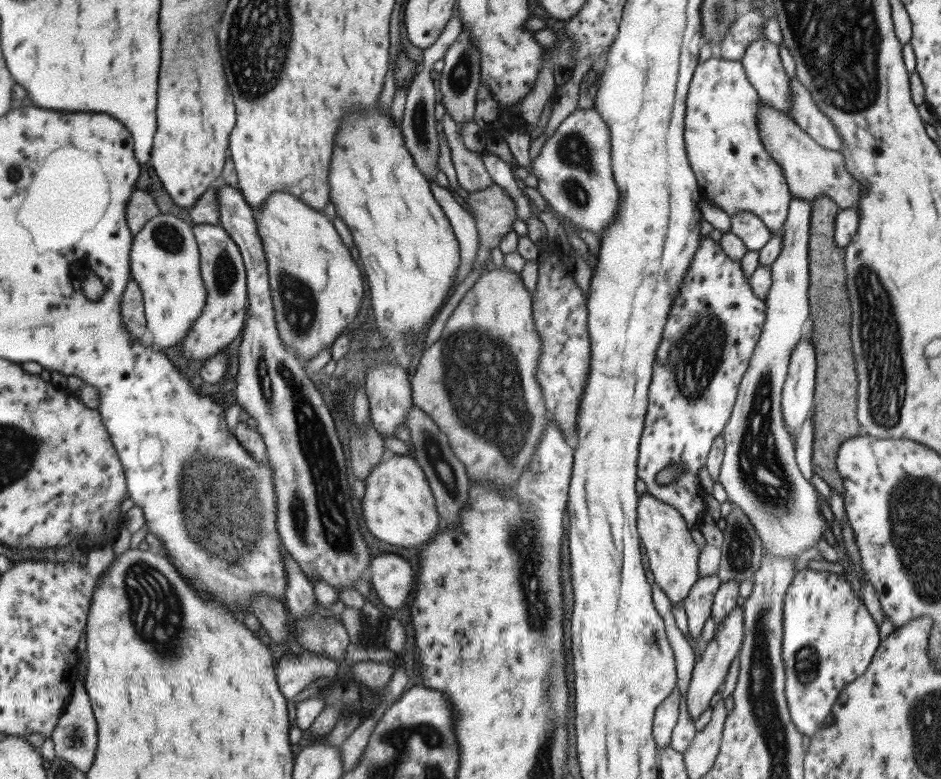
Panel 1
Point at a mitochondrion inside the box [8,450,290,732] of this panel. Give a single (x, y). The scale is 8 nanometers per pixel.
(155, 609)

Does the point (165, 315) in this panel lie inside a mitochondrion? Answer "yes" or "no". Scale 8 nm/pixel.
no

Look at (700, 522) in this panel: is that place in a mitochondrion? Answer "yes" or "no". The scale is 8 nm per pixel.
no

